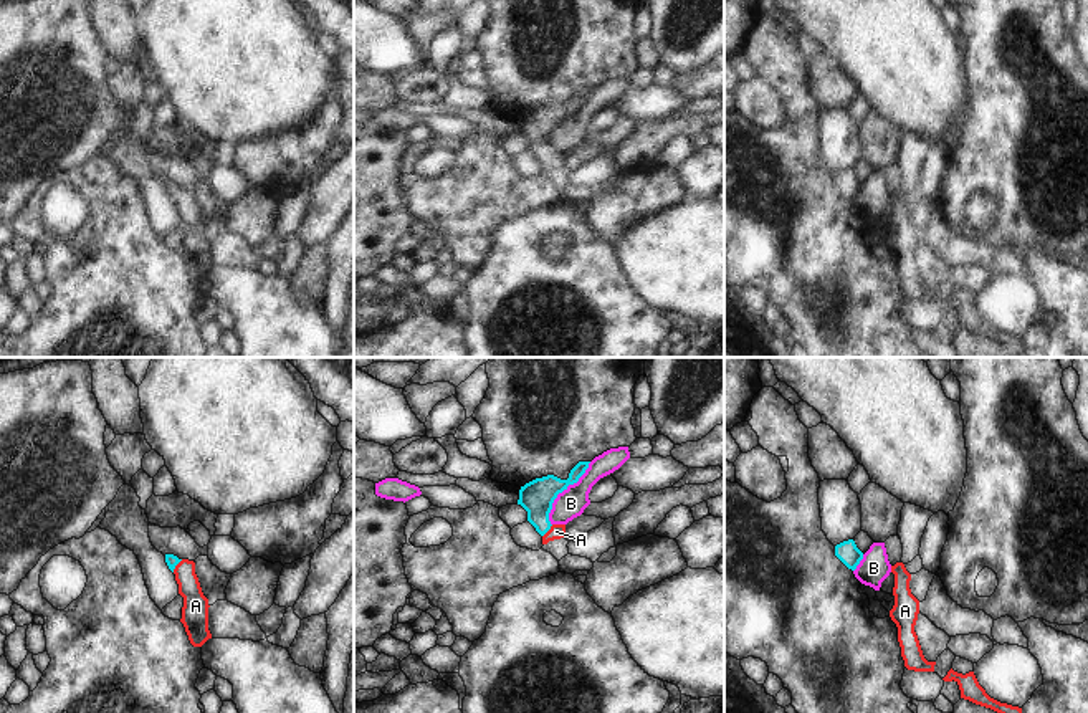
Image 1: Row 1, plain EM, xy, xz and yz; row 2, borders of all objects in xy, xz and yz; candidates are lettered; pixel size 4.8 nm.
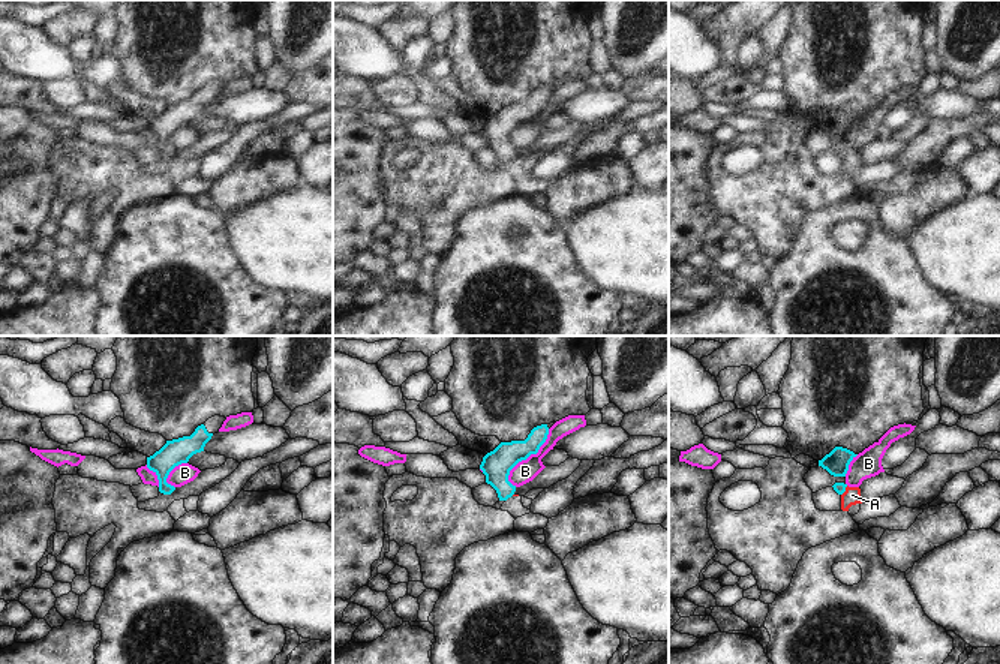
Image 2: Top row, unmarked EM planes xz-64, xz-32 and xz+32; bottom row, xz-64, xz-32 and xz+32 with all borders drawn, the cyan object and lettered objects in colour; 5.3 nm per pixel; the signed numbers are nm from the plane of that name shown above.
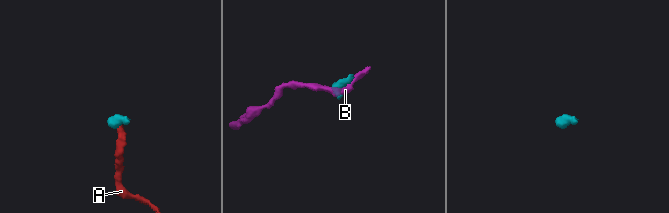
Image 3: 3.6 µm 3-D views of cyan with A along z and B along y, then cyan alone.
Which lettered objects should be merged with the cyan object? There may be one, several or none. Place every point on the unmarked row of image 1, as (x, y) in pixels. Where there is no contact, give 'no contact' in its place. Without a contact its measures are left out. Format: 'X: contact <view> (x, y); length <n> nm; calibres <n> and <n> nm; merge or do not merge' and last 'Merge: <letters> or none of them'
A: contact xy (176, 194); length 80 nm; calibres 60 and 130 nm; merge
B: contact xz (561, 121); length 360 nm; calibres 160 and 140 nm; do not merge
Merge: A

